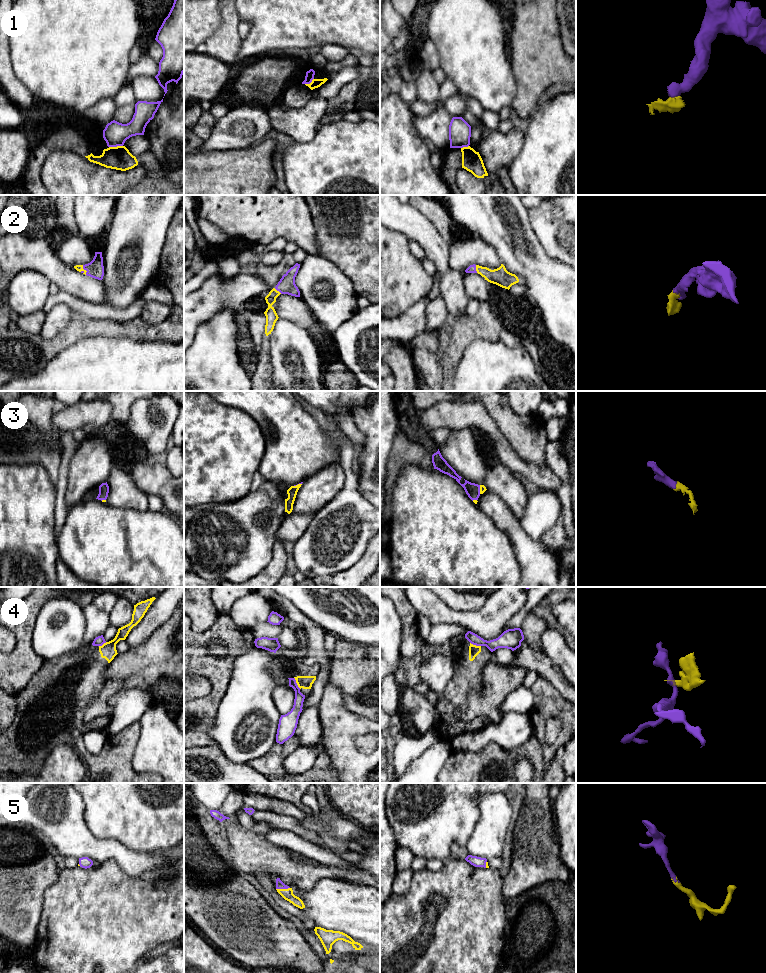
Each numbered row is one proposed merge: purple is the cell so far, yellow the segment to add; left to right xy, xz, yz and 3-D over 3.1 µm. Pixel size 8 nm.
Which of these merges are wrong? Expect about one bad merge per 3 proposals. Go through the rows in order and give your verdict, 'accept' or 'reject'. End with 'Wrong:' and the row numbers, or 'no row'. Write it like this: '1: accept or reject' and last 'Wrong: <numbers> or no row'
1: reject
2: accept
3: accept
4: reject
5: accept
Wrong: 1, 4

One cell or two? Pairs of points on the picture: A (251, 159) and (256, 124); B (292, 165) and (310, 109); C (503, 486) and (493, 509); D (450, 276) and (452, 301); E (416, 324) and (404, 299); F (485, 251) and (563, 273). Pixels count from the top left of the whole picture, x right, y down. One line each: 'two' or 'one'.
A: two
B: two
C: two
D: one
E: two
F: two

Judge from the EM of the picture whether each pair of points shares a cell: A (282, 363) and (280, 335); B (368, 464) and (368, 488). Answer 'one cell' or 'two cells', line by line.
A: one cell
B: one cell

